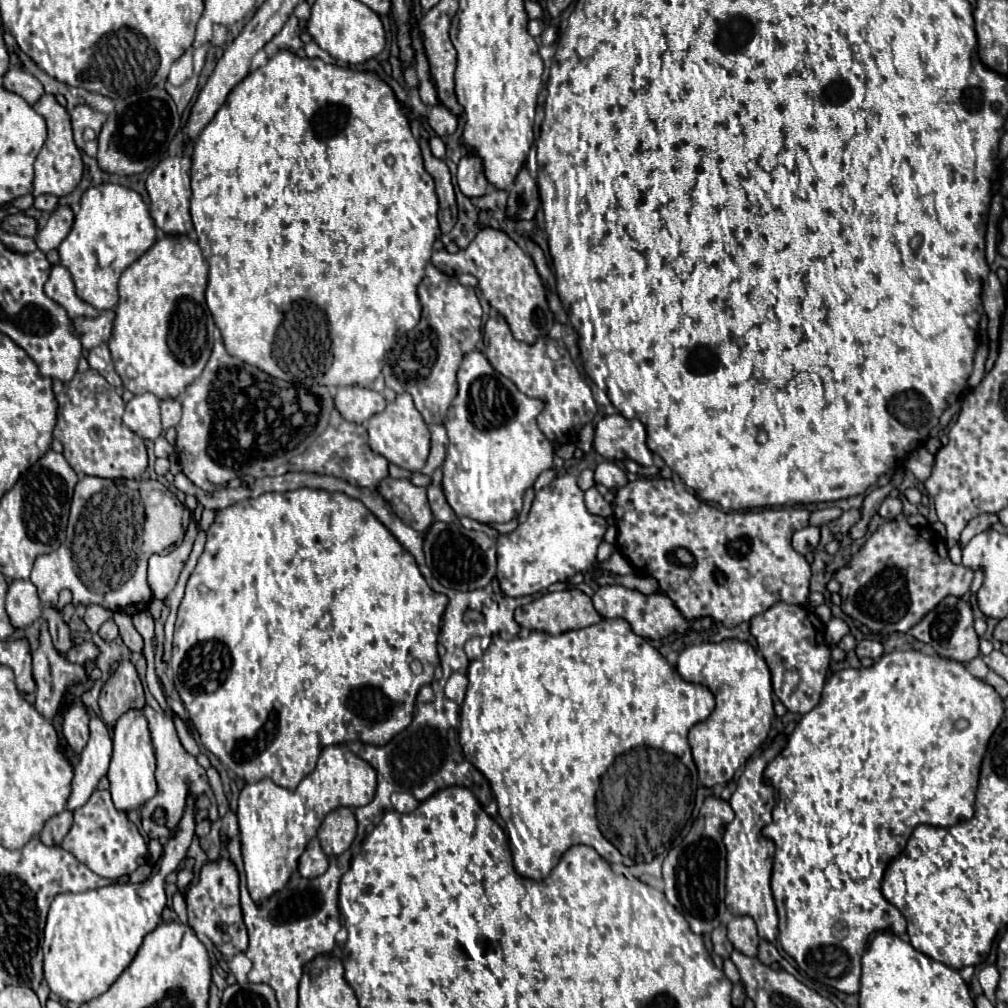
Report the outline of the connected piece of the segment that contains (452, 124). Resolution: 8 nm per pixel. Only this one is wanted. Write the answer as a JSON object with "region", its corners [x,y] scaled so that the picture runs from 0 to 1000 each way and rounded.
{"region":[[[432,104],[426,108],[426,124],[436,136],[443,136],[451,132],[453,116],[445,112],[445,108],[441,108],[439,104]]]}

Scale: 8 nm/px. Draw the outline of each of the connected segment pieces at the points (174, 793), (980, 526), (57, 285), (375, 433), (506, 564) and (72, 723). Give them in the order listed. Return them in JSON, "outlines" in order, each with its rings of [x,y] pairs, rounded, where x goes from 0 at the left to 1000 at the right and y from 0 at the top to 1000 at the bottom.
{"outlines":[[[[144,699],[142,705],[144,705],[148,721],[152,725],[152,741],[154,741],[154,749],[156,749],[156,767],[154,769],[156,769],[156,781],[158,783],[156,783],[156,789],[152,793],[144,795],[144,799],[140,801],[140,811],[148,813],[156,801],[162,801],[166,805],[166,820],[174,822],[178,813],[182,811],[186,789],[188,787],[191,787],[191,789],[203,787],[207,783],[207,777],[205,777],[205,771],[203,771],[203,763],[195,757],[195,753],[191,749],[188,749],[180,741],[180,735],[176,731],[174,719],[172,719],[172,713],[166,707],[152,705],[148,699]]],[[[975,509],[975,511],[963,515],[961,521],[959,521],[959,523],[955,525],[955,529],[953,529],[953,541],[959,541],[959,539],[963,537],[963,533],[967,533],[969,529],[981,525],[981,523],[987,521],[987,519],[991,519],[989,509]]],[[[59,261],[53,263],[53,267],[51,267],[51,275],[45,281],[45,291],[53,299],[57,299],[61,305],[64,305],[70,316],[80,314],[80,313],[86,313],[86,314],[96,314],[98,313],[98,309],[94,305],[90,305],[88,301],[84,301],[82,297],[76,295],[70,271],[66,269],[66,265],[63,265]]],[[[406,390],[394,392],[390,400],[384,400],[384,404],[378,410],[372,410],[364,418],[364,430],[366,430],[366,443],[380,451],[384,457],[404,465],[404,467],[418,467],[426,453],[426,424],[420,418],[418,410],[412,406],[410,396]]],[[[564,469],[553,473],[545,483],[533,487],[525,513],[505,531],[493,535],[493,576],[505,592],[529,590],[570,568],[582,566],[602,527],[602,517],[582,507],[578,487]]],[[[72,695],[63,709],[63,729],[74,747],[88,735],[88,709],[80,695]]]]}

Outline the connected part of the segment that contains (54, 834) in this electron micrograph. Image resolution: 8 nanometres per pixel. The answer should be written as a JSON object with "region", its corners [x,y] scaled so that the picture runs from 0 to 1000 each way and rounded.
{"region":[[[66,803],[59,807],[57,811],[49,813],[49,814],[45,816],[41,828],[39,828],[41,836],[43,836],[43,838],[49,838],[49,840],[61,838],[63,830],[66,828],[70,821],[70,816],[72,816],[72,809],[70,809]]]}

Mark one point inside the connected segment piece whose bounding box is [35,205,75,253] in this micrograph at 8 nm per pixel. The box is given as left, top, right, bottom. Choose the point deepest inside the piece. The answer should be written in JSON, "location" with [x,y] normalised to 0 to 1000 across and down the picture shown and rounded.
{"location":[61,218]}

